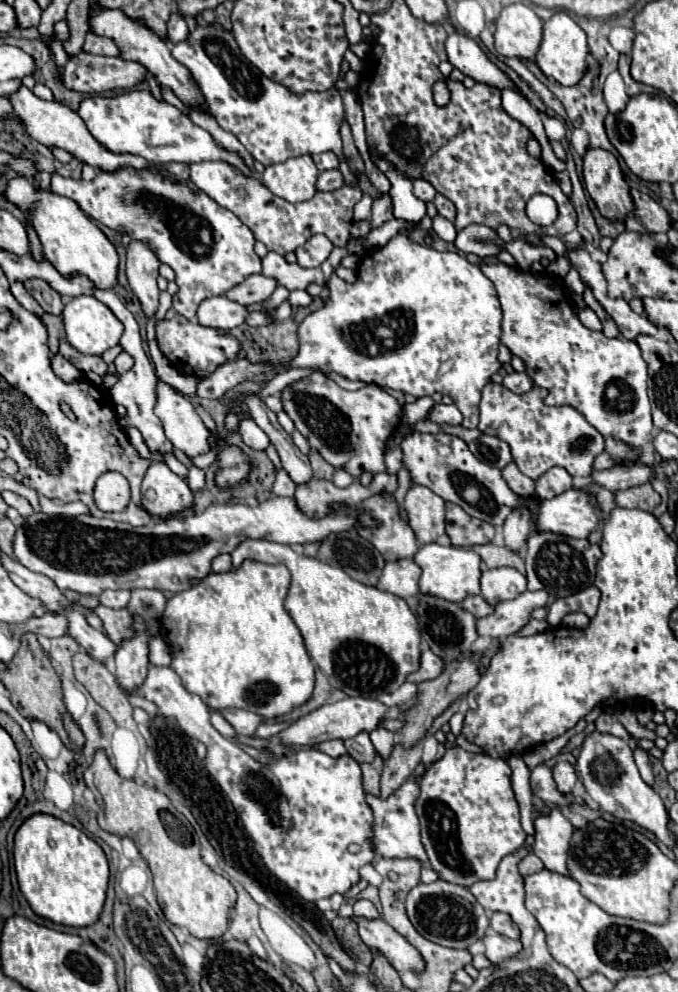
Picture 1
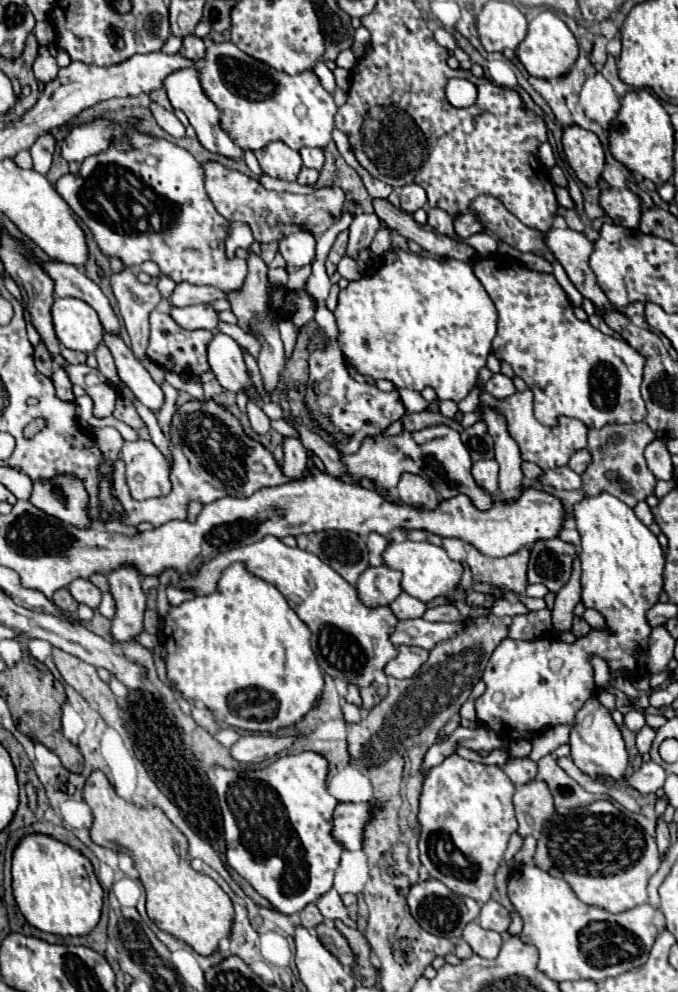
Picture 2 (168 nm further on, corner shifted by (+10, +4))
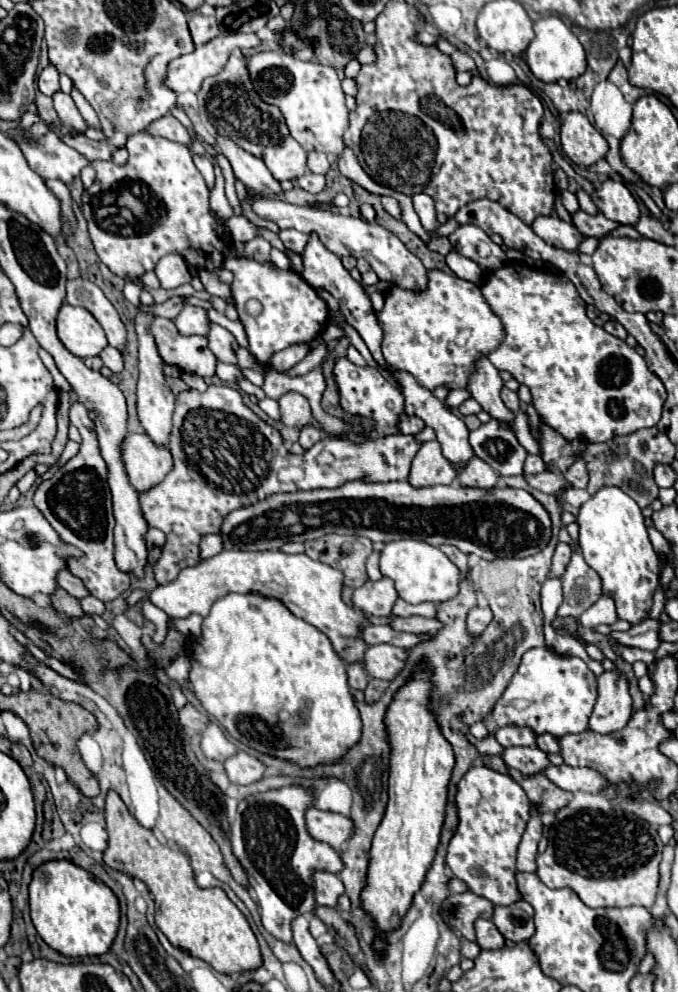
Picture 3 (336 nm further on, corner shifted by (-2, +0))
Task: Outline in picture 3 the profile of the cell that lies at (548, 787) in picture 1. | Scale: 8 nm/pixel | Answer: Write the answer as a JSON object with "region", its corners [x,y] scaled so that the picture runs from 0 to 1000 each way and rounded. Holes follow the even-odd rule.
{"region":[[[749,753],[743,755],[740,765],[746,771],[767,777],[773,783],[799,779],[811,771],[808,761],[794,753]]]}

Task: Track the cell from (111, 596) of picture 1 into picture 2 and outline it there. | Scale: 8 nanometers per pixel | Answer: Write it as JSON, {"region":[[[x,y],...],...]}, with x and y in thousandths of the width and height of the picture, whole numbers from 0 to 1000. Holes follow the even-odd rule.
{"region":[[[109,584],[103,590],[100,590],[100,596],[103,600],[115,606],[115,608],[127,608],[130,612],[142,614],[147,610],[147,604],[150,604],[150,598],[147,594],[142,594],[133,586],[127,584]]]}

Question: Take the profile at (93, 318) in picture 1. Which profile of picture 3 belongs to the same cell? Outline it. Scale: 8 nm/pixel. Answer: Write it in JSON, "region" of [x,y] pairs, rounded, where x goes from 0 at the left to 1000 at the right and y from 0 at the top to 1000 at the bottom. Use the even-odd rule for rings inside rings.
{"region":[[[94,305],[86,316],[83,332],[94,350],[121,362],[145,358],[159,348],[153,332],[124,309]]]}

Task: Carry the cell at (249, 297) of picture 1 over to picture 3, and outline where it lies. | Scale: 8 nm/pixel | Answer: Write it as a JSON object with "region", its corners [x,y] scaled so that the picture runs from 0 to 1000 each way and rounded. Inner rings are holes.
{"region":[[[251,299],[248,303],[242,303],[236,307],[224,307],[224,309],[209,307],[209,309],[218,311],[218,314],[224,314],[227,318],[236,318],[236,320],[245,320],[245,322],[260,322],[263,316],[265,316],[265,311],[274,309],[274,303],[271,303],[271,299]]]}

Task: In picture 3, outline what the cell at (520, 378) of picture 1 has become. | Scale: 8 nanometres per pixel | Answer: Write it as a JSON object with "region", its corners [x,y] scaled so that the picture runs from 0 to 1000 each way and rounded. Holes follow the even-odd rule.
{"region":[[[743,390],[743,392],[740,392],[740,404],[743,404],[743,408],[746,408],[752,414],[764,416],[764,412],[767,412],[767,402],[764,402],[764,396],[761,396],[761,394]]]}

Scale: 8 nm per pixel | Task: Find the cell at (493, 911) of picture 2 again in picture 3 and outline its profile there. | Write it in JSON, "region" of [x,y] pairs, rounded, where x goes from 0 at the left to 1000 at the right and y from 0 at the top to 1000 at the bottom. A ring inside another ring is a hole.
{"region":[[[761,908],[749,914],[729,914],[726,930],[749,949],[779,949],[788,943],[788,916],[773,908]]]}

